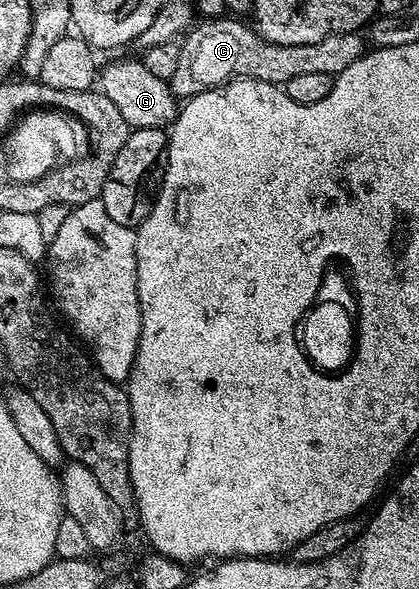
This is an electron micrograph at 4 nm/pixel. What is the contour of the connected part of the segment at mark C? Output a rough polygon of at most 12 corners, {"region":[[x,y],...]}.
{"region":[[242,19],[182,37],[169,82],[193,97],[232,78],[281,86],[336,77],[365,51],[359,32],[305,46],[262,40]]}

